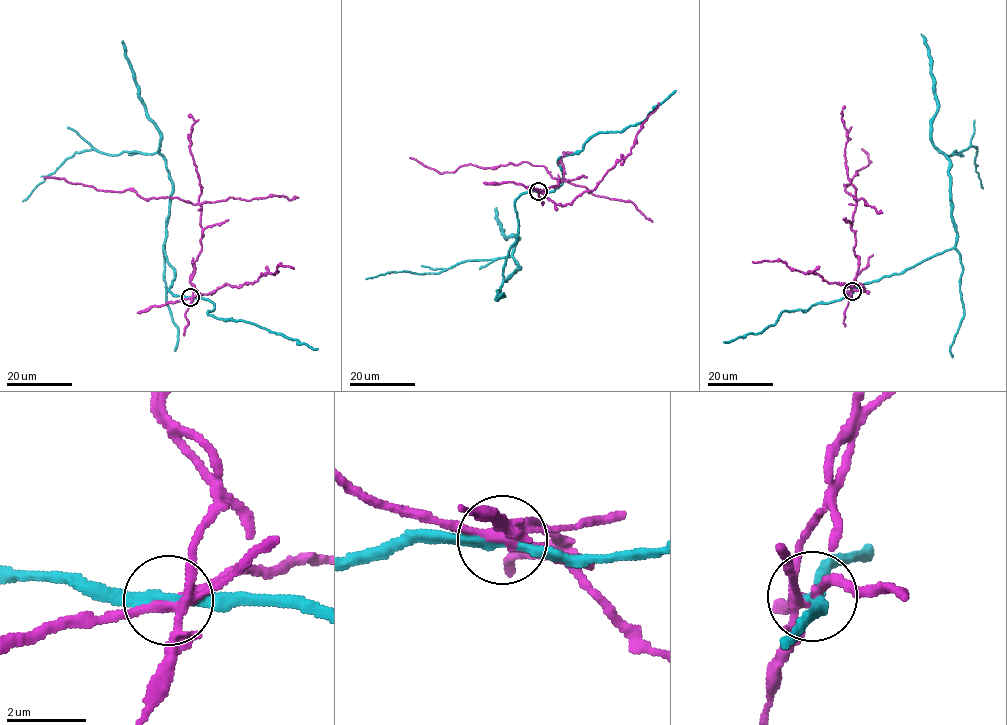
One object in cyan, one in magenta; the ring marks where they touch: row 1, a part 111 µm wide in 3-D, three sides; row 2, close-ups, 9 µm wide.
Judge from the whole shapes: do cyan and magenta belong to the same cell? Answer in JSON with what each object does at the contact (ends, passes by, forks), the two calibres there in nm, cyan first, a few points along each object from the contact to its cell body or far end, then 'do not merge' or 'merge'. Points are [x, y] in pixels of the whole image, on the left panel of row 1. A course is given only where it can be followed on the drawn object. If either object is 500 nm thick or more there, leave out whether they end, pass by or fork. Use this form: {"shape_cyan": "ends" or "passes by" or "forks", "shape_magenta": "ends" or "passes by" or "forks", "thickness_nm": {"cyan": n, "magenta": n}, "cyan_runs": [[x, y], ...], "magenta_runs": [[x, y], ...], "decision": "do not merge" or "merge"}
{"shape_cyan": "passes by", "shape_magenta": "forks", "thickness_nm": {"cyan": 280, "magenta": 240}, "cyan_runs": [[191, 298], [169, 290], [176, 275], [163, 250], [172, 180], [158, 152], [76, 152], [22, 201]], "magenta_runs": [[191, 298], [203, 236], [201, 207], [44, 177]], "decision": "do not merge"}

